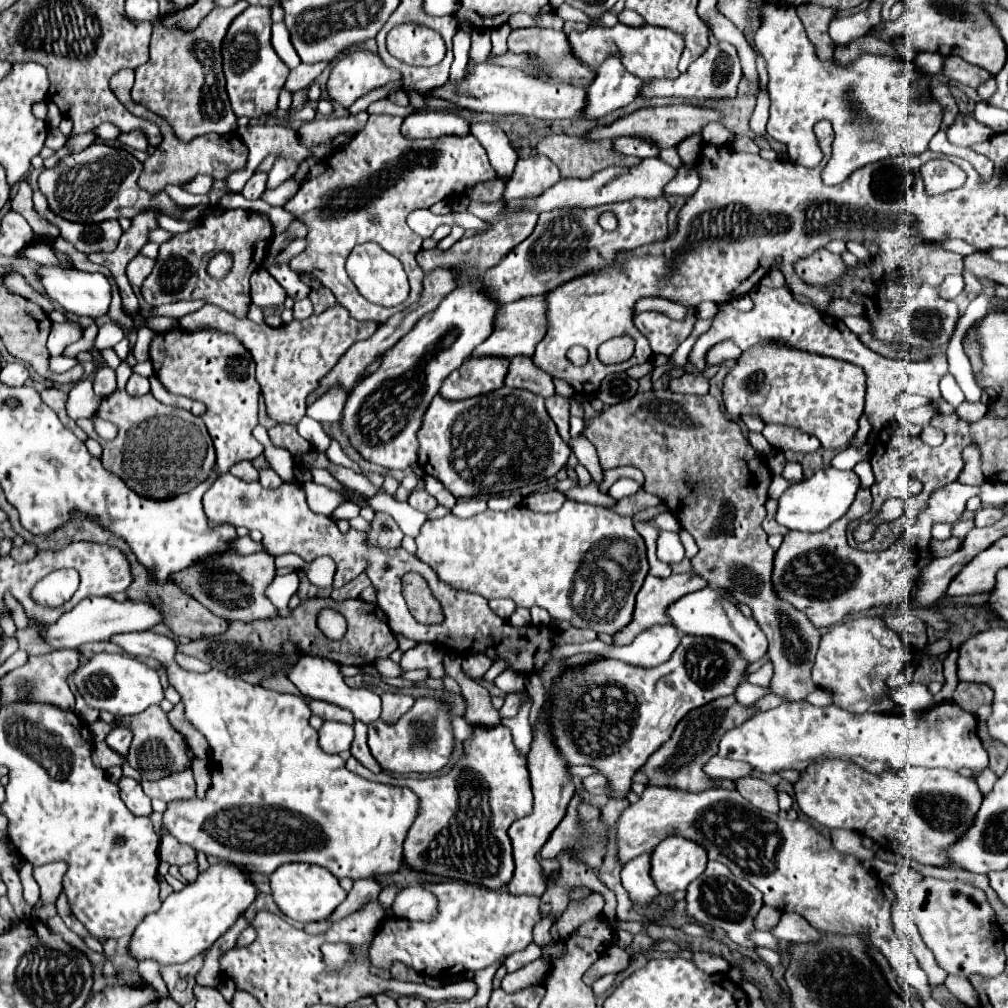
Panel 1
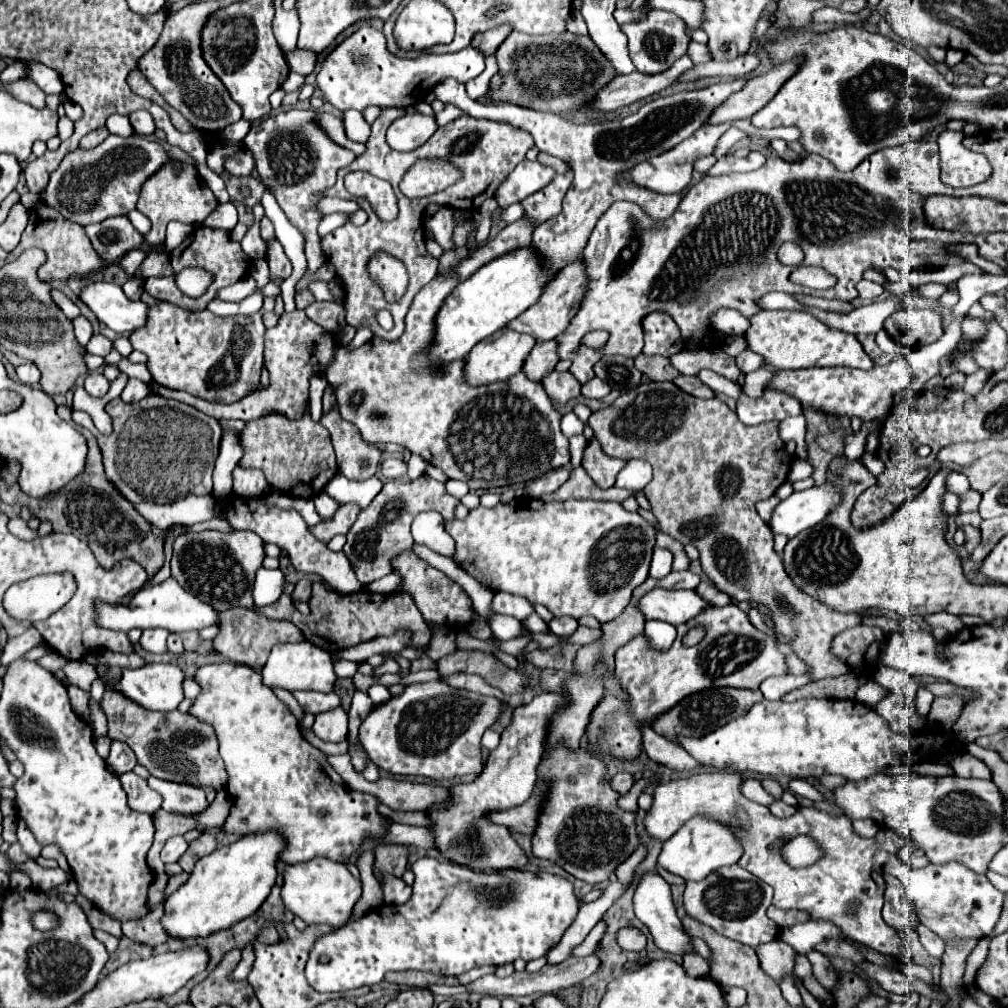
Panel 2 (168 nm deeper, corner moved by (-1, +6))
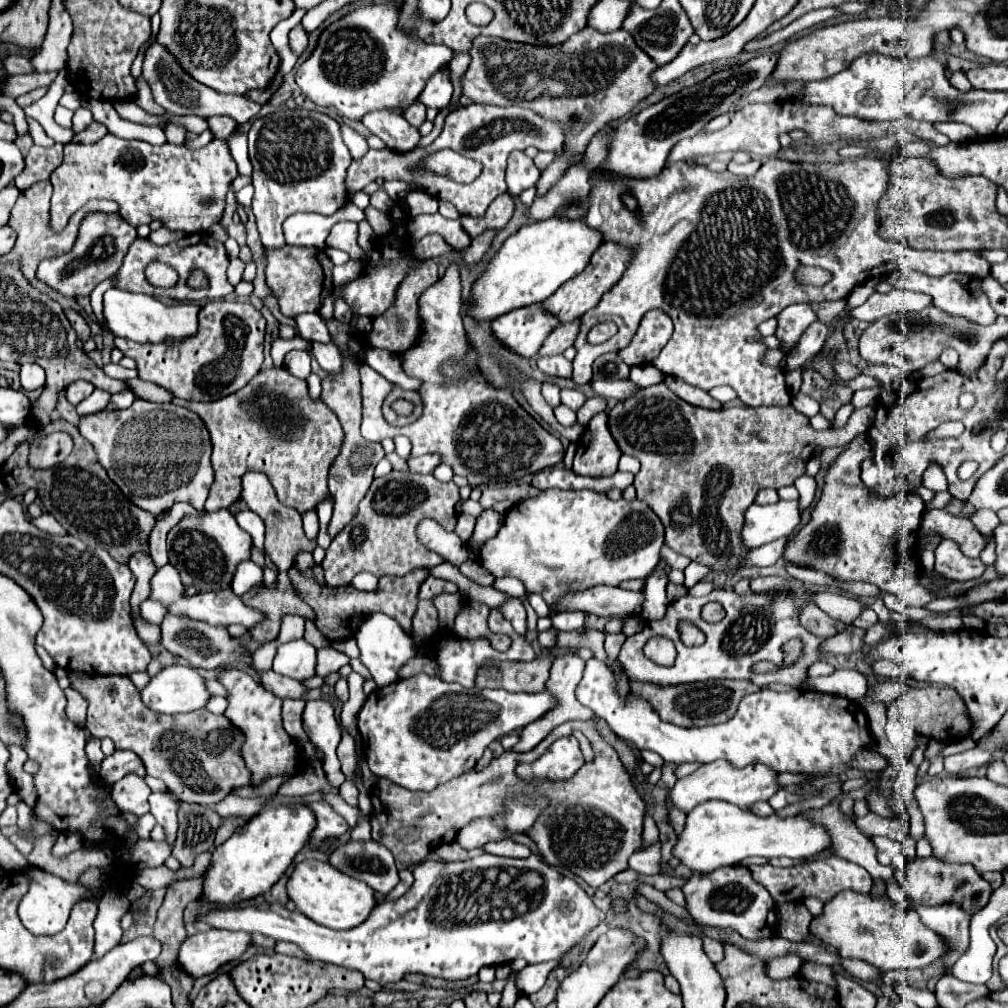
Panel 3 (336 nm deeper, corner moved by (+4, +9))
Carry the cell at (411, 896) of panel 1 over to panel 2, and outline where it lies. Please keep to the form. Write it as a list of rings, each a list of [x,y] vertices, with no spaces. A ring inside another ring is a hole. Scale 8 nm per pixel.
[[[389,873],[383,877],[381,889],[383,889],[383,899],[385,899],[387,905],[391,905],[391,903],[399,905],[399,903],[407,901],[407,897],[411,897],[411,887],[405,885],[403,879],[393,877],[393,875],[389,875]]]

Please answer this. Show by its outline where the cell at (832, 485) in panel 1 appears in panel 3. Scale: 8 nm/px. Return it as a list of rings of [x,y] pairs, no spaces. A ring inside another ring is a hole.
[[[778,500],[776,504],[752,504],[746,512],[742,540],[748,548],[758,548],[778,538],[788,538],[802,522],[798,500]]]

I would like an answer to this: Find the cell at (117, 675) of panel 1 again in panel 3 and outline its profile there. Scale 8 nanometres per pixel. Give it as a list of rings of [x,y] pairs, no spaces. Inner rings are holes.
[[[172,664],[162,668],[140,690],[142,702],[160,714],[182,714],[204,708],[210,694],[202,678],[190,666]]]

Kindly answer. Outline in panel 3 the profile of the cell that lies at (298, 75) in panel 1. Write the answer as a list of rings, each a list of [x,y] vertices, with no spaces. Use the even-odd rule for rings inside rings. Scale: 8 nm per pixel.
[[[294,26],[288,34],[288,40],[290,40],[290,50],[294,50],[296,56],[300,56],[308,48],[308,34],[304,32],[302,26]]]

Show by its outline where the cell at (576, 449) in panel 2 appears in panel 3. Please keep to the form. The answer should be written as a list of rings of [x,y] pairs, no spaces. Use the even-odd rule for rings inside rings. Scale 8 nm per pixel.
[[[566,406],[554,408],[554,416],[556,416],[556,420],[560,422],[560,426],[564,426],[564,428],[570,428],[570,426],[576,422],[576,412],[572,412],[572,410],[566,408]]]

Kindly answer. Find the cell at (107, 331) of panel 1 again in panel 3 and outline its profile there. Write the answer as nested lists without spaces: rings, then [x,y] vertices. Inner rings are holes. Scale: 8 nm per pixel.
[[[212,300],[202,306],[198,314],[198,334],[194,338],[176,342],[176,344],[138,344],[130,342],[126,338],[116,338],[114,346],[122,350],[124,356],[136,360],[138,368],[138,378],[160,384],[168,388],[176,398],[184,400],[202,400],[202,402],[212,402],[218,398],[224,398],[240,388],[244,388],[252,376],[258,374],[264,354],[262,354],[262,342],[264,342],[264,330],[266,330],[266,320],[262,314],[246,302],[228,302],[228,300]]]

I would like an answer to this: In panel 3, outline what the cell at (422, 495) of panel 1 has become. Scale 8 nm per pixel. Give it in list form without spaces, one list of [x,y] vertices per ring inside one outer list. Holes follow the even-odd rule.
[[[390,472],[382,478],[376,478],[366,494],[366,498],[358,506],[358,516],[332,540],[330,548],[326,550],[326,558],[322,562],[324,574],[326,574],[326,584],[328,586],[348,586],[350,580],[358,572],[372,572],[374,576],[398,576],[398,572],[410,572],[414,566],[434,566],[444,562],[438,554],[432,550],[424,548],[416,540],[416,524],[422,518],[434,518],[444,530],[454,530],[456,526],[456,504],[460,500],[458,486],[454,482],[438,482],[432,474],[412,474],[412,472]]]

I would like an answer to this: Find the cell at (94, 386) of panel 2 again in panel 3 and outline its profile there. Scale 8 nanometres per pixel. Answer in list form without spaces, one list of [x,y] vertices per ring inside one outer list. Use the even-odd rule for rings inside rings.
[[[76,380],[76,382],[72,382],[72,384],[66,388],[66,398],[76,406],[80,400],[84,400],[86,396],[90,396],[92,390],[94,390],[94,386],[90,386],[90,382]]]

